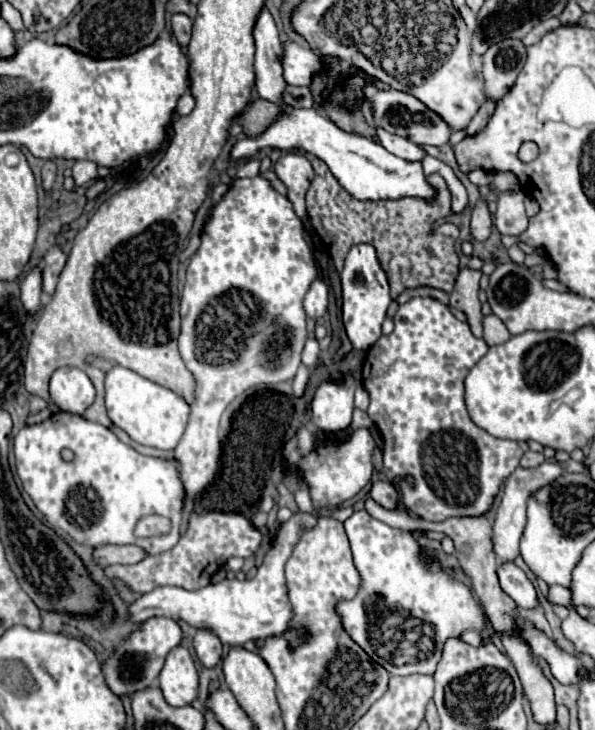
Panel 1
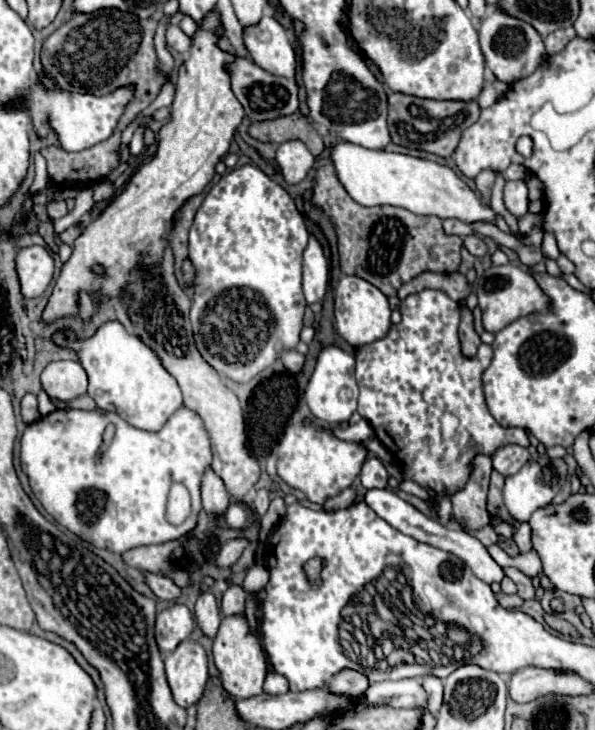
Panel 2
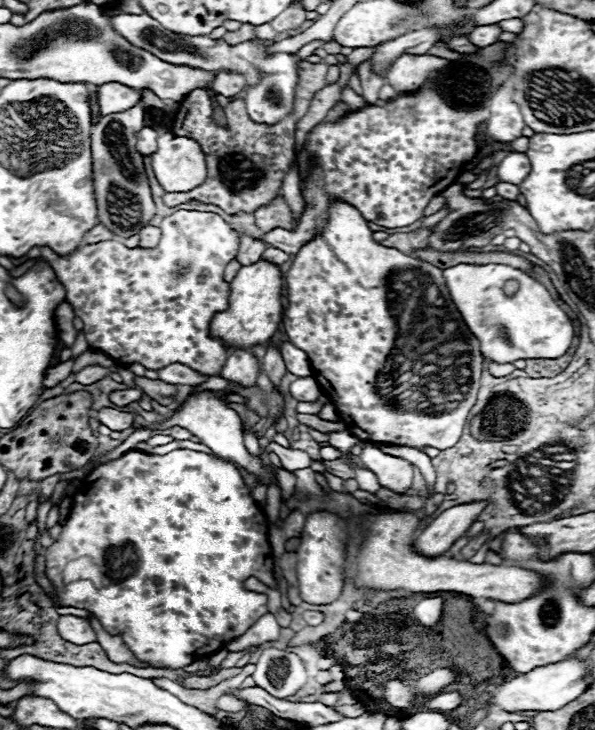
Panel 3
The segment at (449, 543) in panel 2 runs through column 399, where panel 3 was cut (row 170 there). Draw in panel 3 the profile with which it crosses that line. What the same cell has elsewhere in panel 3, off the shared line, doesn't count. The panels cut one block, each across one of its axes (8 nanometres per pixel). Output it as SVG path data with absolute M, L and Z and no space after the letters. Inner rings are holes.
M510 152L500 164L498 164L498 180L520 184L530 174L530 160L522 152Z

